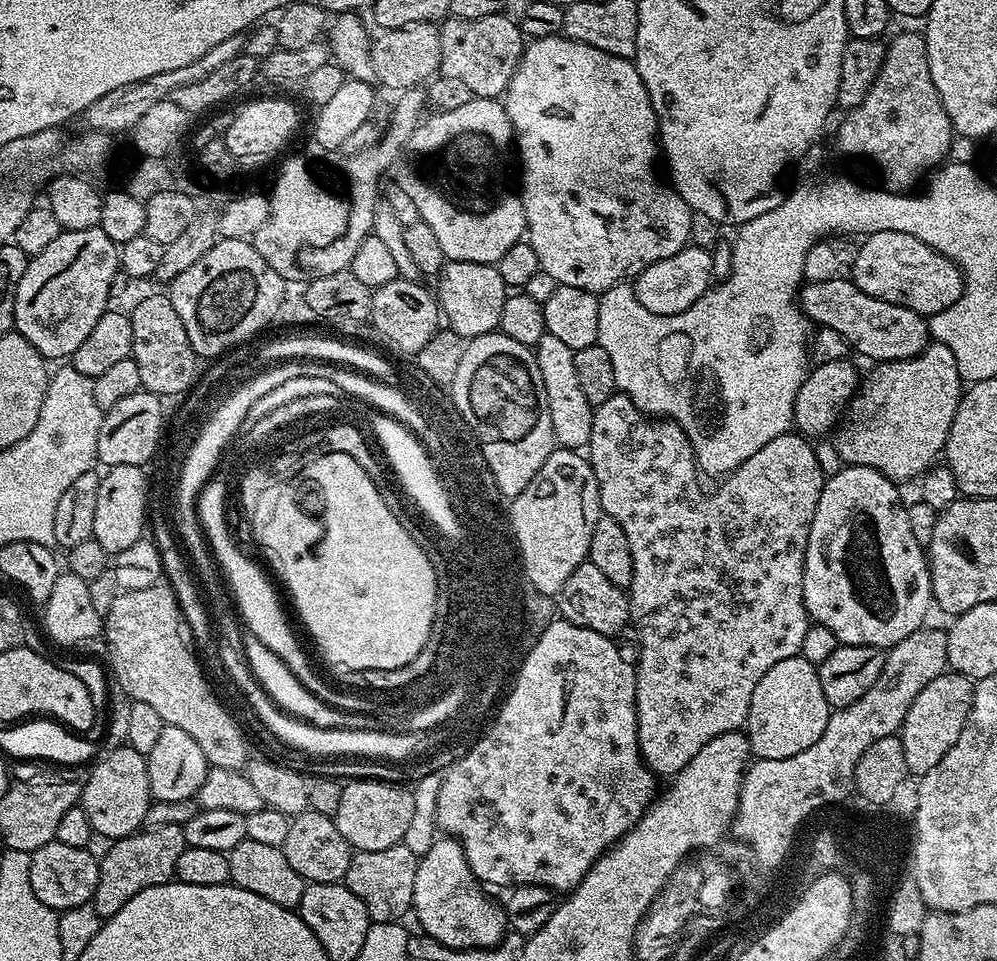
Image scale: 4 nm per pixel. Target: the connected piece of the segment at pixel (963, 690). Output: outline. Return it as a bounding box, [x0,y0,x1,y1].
[898,670,974,777]

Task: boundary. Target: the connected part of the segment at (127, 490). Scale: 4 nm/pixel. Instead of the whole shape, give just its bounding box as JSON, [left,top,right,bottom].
[92,466,150,554]

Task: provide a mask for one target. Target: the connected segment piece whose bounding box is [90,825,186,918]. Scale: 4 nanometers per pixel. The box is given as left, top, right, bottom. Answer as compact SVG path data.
M162 825L149 827L147 830L137 830L131 836L111 841L107 846L108 853L99 857L98 886L90 901L102 918L122 910L122 906L126 906L126 902L130 902L134 894L150 886L169 883L176 875L178 858L186 847L181 825Z

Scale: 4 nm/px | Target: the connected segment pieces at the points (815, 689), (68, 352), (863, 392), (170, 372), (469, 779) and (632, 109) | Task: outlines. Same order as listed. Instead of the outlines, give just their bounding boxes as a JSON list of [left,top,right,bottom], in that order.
[[746,654,830,760],[14,228,120,362],[835,342,962,482],[130,292,198,397],[436,618,658,894],[502,34,692,294]]

